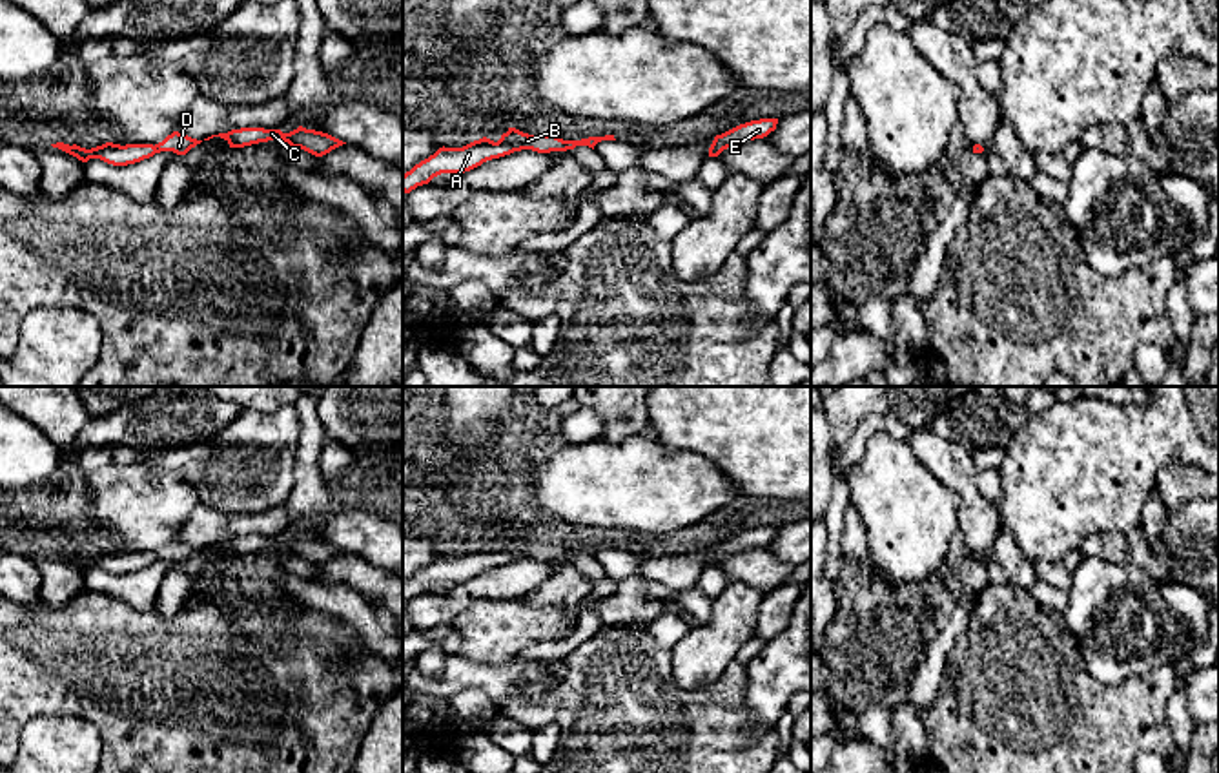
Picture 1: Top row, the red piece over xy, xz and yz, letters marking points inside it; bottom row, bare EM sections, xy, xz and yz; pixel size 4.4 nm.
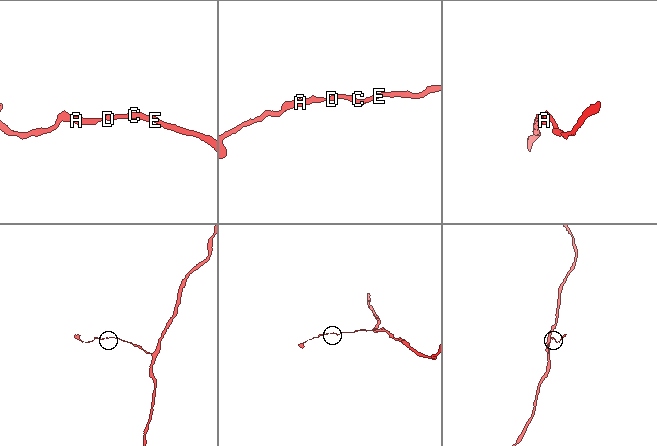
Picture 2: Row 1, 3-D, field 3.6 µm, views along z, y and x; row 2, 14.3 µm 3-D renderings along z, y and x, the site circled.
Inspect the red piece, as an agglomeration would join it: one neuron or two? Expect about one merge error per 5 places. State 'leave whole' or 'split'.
leave whole

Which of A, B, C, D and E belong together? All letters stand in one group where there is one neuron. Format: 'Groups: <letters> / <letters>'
Groups: A B C D E

